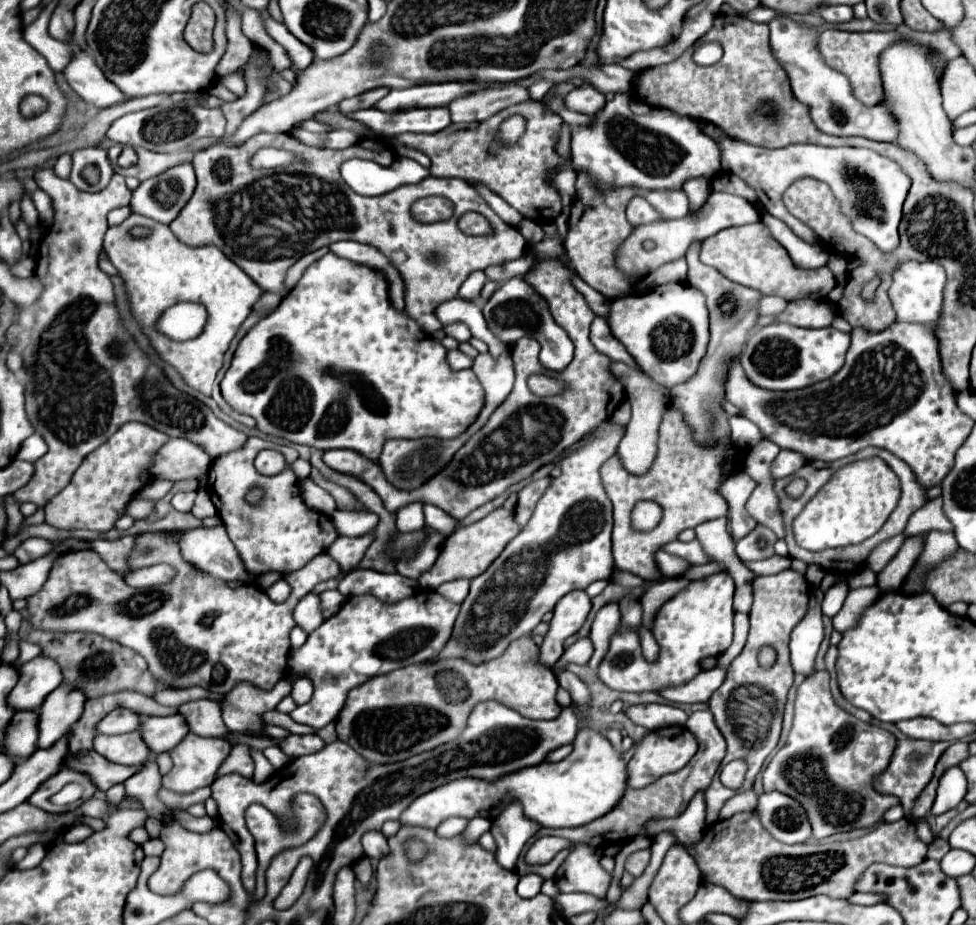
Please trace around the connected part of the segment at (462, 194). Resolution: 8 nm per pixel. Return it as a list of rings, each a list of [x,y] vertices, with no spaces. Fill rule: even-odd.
[[[260,133],[240,147],[212,145],[194,155],[192,165],[198,185],[192,199],[170,223],[170,229],[186,245],[218,245],[230,261],[234,261],[252,281],[256,281],[258,287],[282,293],[282,297],[286,295],[282,287],[286,269],[302,255],[334,241],[358,241],[374,245],[402,273],[402,281],[406,281],[404,311],[428,335],[442,329],[442,323],[436,317],[436,307],[454,299],[470,273],[518,259],[528,249],[528,243],[520,231],[512,225],[506,225],[484,203],[476,189],[462,179],[428,176],[417,185],[404,185],[381,196],[367,197],[354,193],[340,177],[340,165],[354,157],[392,165],[394,151],[376,139],[364,139],[342,151],[318,149],[302,145],[286,133]],[[260,147],[290,151],[298,155],[300,161],[276,169],[252,169],[248,159]],[[433,194],[450,199],[456,207],[456,215],[452,215],[448,221],[428,225],[414,221],[410,217],[410,205]],[[466,211],[484,211],[484,217],[494,227],[494,235],[464,235],[458,227],[458,219]]]

